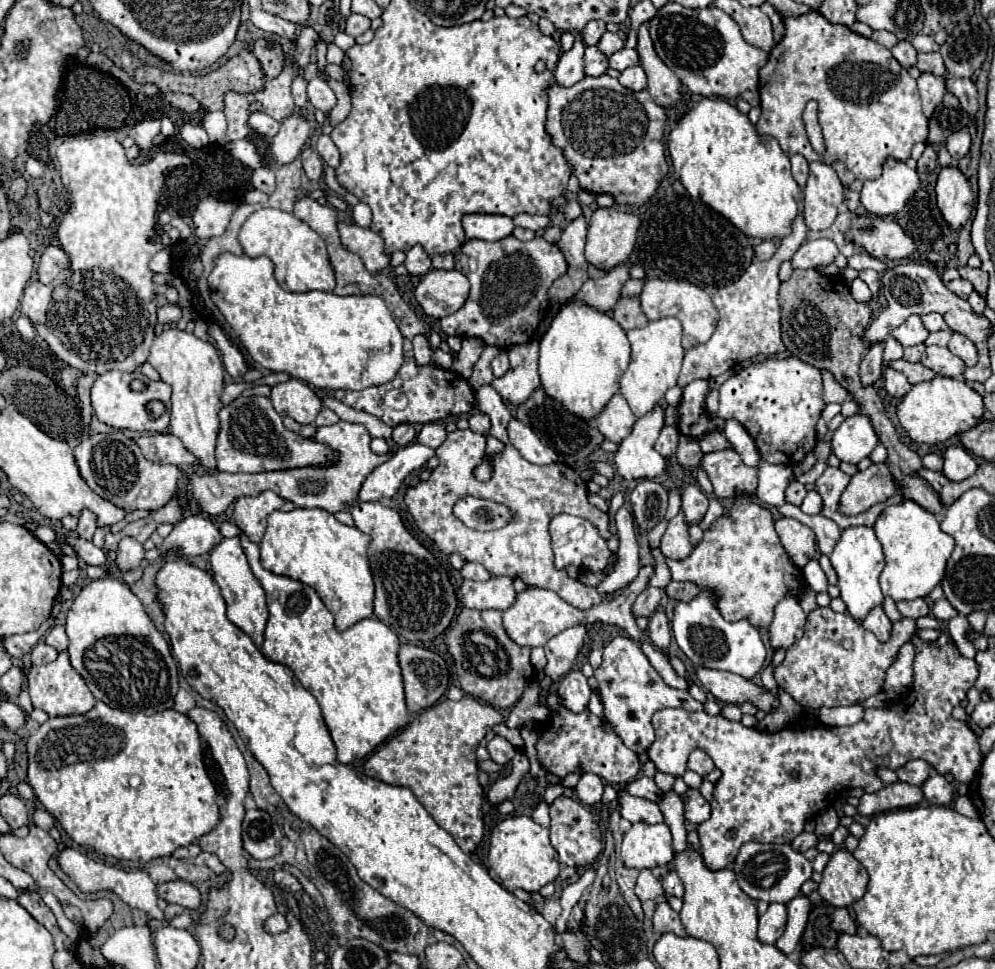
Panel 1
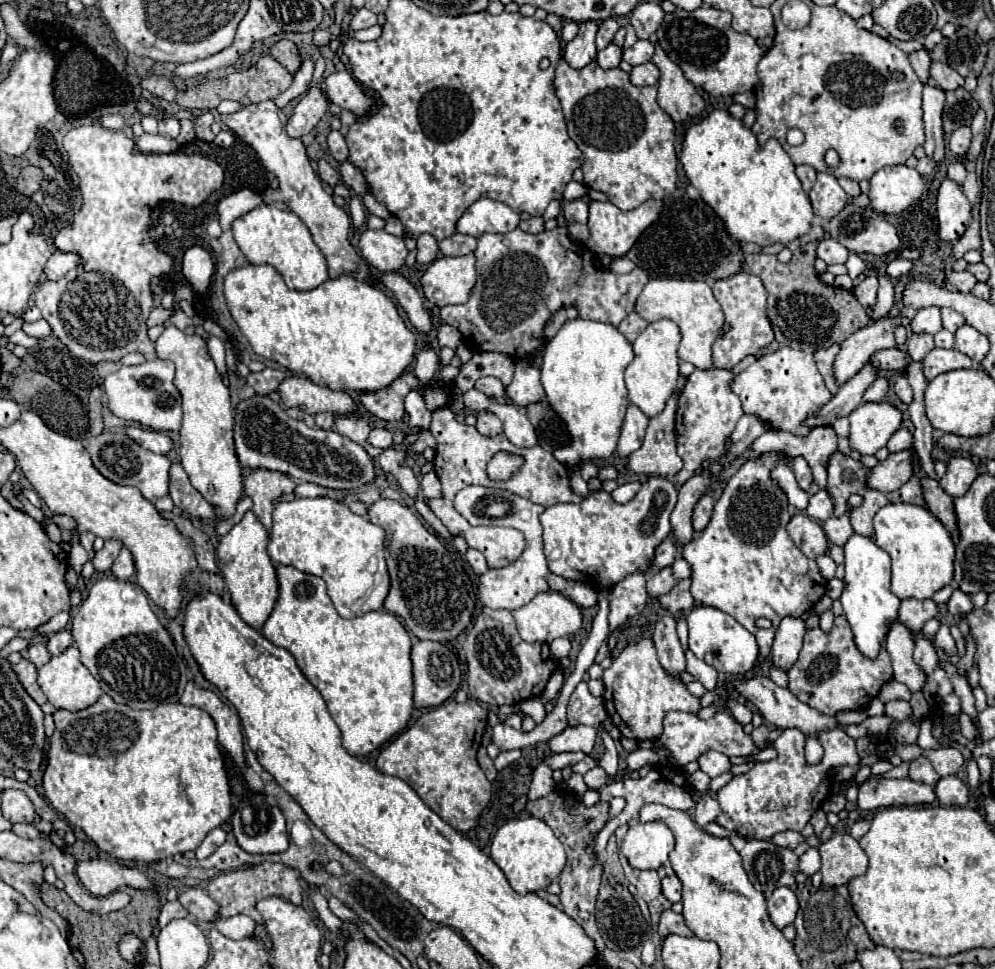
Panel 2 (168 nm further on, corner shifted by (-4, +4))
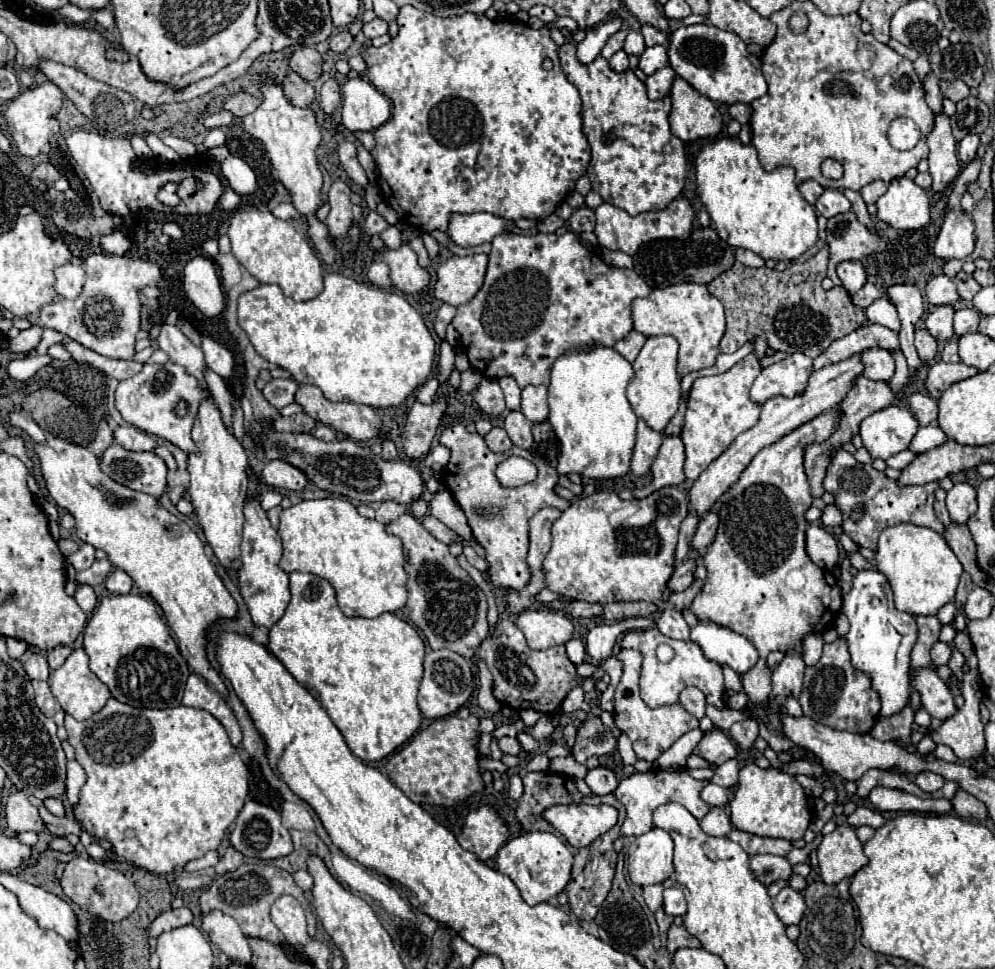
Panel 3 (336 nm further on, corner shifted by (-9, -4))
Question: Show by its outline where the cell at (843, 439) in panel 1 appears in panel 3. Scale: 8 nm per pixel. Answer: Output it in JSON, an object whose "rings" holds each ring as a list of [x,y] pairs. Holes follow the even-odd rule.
{"rings":[[[889,406],[867,416],[861,422],[861,438],[873,458],[887,460],[901,450],[907,450],[913,436],[919,430],[919,422],[905,406]]]}

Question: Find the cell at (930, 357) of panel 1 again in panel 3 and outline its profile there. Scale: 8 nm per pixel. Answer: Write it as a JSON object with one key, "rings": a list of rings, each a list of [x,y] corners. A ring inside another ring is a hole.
{"rings":[[[935,362],[931,368],[929,368],[929,374],[927,374],[927,392],[931,398],[939,398],[951,384],[955,382],[961,382],[965,378],[971,378],[975,376],[979,370],[973,368],[973,366],[967,366],[963,362],[959,364],[947,364],[947,362]]]}

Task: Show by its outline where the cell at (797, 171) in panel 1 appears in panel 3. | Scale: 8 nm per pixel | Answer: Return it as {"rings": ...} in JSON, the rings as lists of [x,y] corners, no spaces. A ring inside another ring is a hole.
{"rings":[[[815,180],[803,182],[803,184],[799,186],[799,190],[801,190],[801,196],[803,196],[809,204],[815,204],[817,198],[823,194],[823,186],[821,186],[819,182],[815,182]]]}

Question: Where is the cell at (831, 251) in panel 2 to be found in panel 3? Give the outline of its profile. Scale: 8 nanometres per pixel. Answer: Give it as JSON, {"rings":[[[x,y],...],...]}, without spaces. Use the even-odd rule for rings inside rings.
{"rings":[[[841,262],[837,266],[837,274],[839,274],[839,278],[849,294],[855,294],[857,290],[861,290],[867,282],[867,272],[857,262]]]}

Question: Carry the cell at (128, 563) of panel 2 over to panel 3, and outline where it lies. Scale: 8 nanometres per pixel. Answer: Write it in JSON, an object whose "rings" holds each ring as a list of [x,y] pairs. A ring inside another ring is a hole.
{"rings":[[[113,570],[113,572],[107,576],[105,586],[107,586],[107,590],[113,592],[113,594],[129,594],[133,582],[131,582],[131,578],[129,578],[123,570]]]}

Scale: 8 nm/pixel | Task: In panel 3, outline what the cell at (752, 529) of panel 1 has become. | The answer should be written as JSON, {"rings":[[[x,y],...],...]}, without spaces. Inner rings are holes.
{"rings":[[[833,408],[833,412],[819,414],[779,442],[763,448],[725,494],[715,542],[703,554],[707,580],[691,610],[697,620],[725,626],[745,636],[759,650],[759,662],[741,676],[743,692],[755,708],[763,704],[763,664],[767,654],[803,654],[803,638],[833,628],[839,614],[841,592],[837,578],[813,564],[805,552],[805,530],[809,526],[805,512],[813,498],[803,472],[803,446],[827,440],[835,432],[837,420],[839,410]]]}

